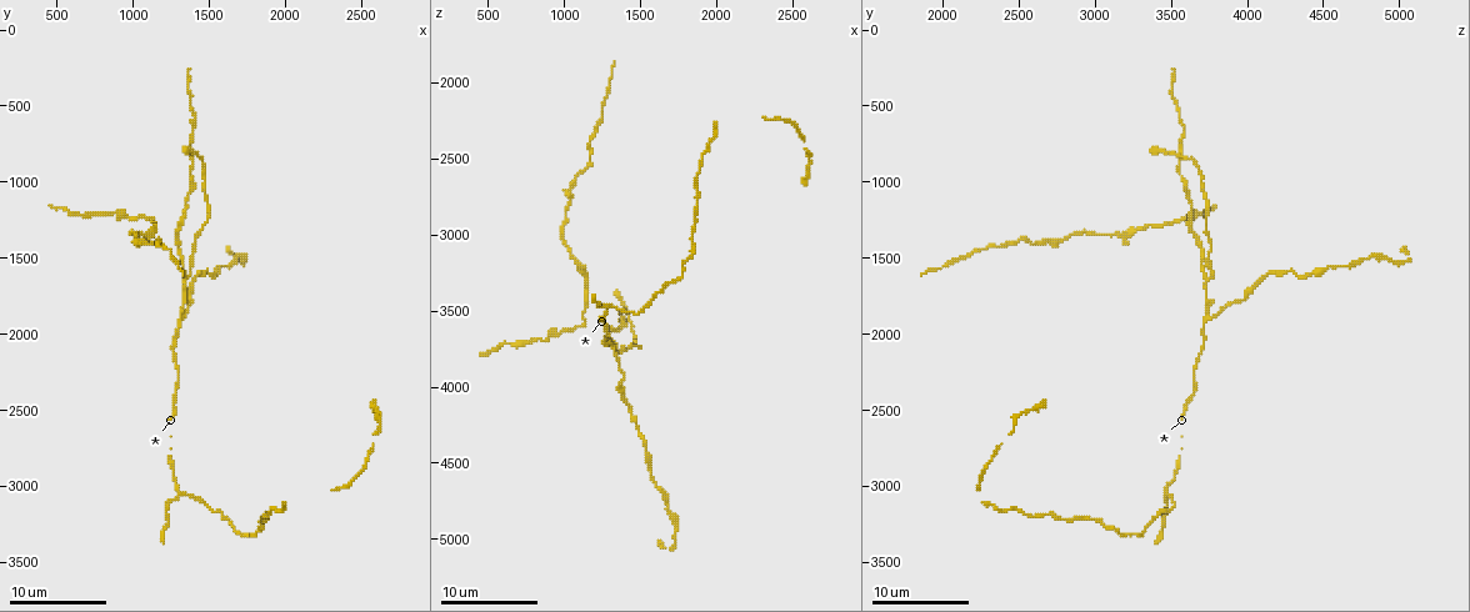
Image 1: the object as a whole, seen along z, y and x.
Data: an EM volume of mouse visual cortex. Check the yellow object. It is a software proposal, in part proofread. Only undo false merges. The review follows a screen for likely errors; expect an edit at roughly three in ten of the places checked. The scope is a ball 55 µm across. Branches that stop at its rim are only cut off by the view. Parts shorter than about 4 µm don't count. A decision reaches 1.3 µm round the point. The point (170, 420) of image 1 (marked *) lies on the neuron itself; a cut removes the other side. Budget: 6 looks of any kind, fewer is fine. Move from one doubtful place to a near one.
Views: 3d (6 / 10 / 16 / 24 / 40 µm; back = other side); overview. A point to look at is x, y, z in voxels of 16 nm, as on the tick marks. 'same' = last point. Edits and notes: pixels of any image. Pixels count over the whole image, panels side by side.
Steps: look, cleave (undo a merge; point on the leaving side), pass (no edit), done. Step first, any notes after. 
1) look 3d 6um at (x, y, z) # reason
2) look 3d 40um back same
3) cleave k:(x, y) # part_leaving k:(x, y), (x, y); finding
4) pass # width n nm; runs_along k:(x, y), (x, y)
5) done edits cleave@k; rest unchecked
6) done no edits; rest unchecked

look 3d 10um at (1320, 1900, 3760) # two arms in line, one across

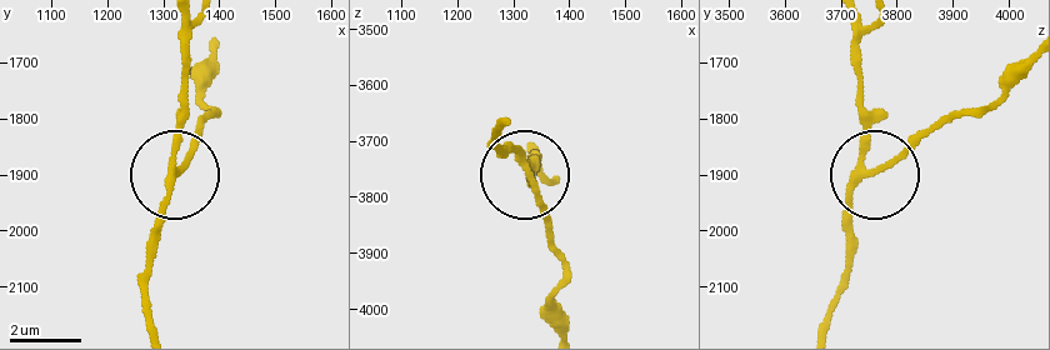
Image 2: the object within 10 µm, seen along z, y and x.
pass # side_arm 29 um; runs_along 2:(506, 119), (494, 140), (528, 166), (548, 235); all the same neuron

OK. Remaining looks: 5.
look 3d 16um at (1300, 1300, 3620)

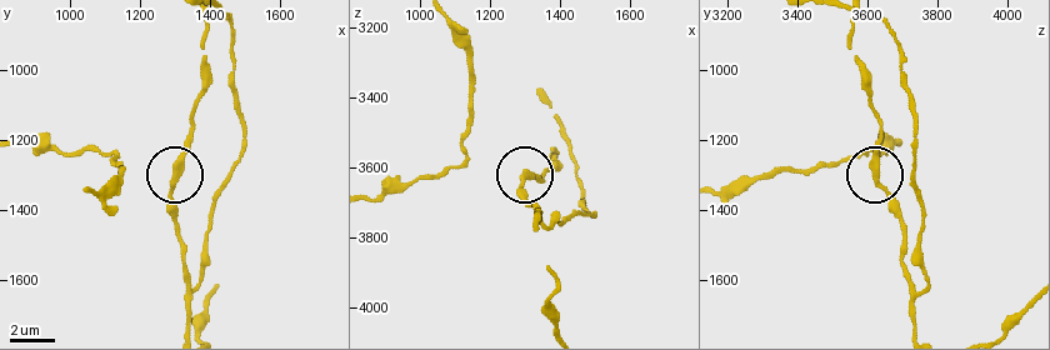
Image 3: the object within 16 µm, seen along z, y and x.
look 3d 16um back at (1300, 1320, 3630)

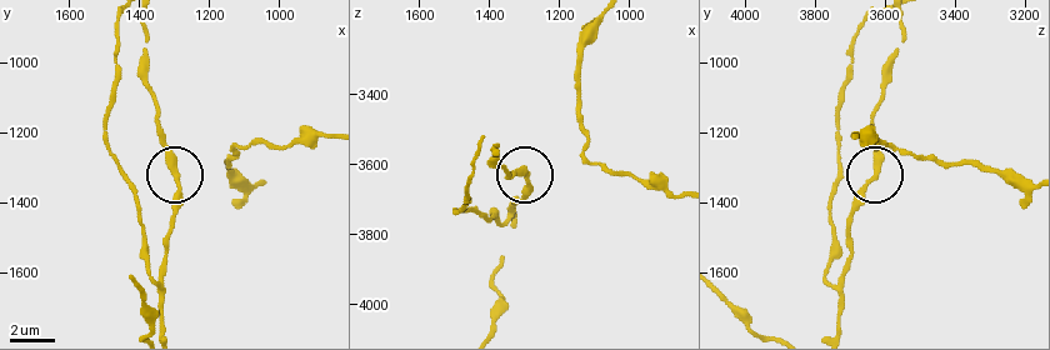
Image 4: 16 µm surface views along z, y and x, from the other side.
pass # width 280 nm; runs_along 4:(840, 329), (840, 284), (856, 195), (873, 166), (873, 124); continuous, no second neuron

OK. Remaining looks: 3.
look 3d 10um at (1320, 3060, 3460) # a fork

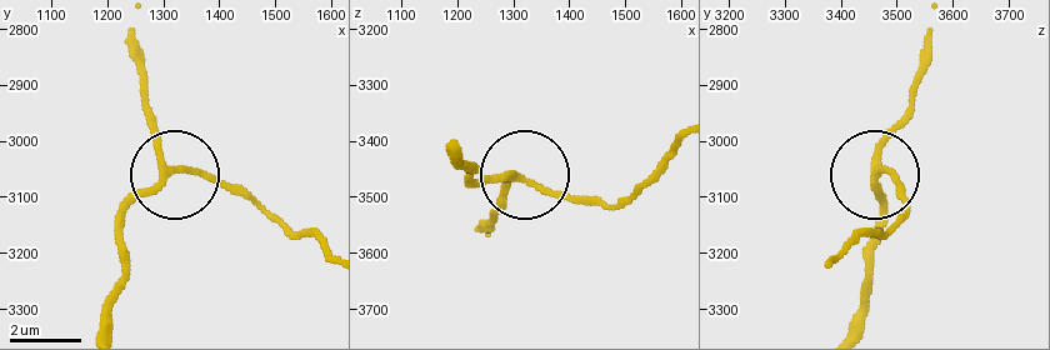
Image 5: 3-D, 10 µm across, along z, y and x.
pass # arms 3; continuous, no second neuron

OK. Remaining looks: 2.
done no edits; rest unchecked

